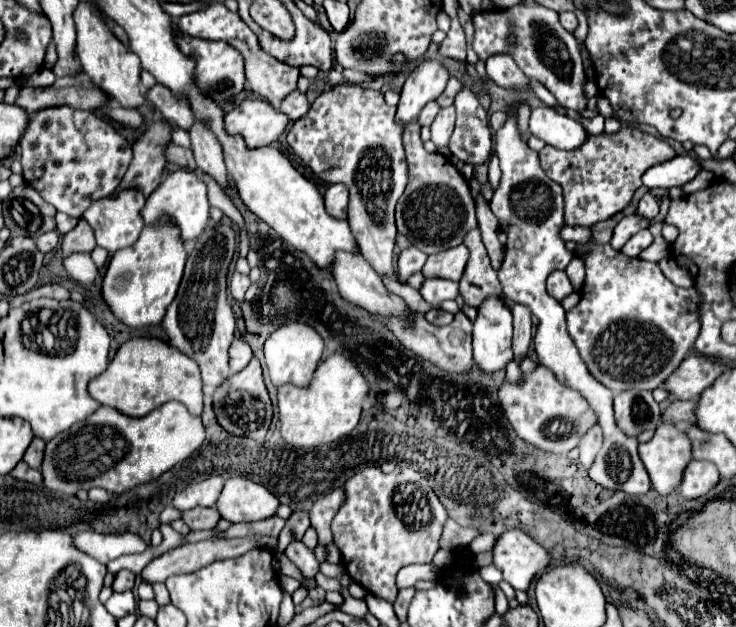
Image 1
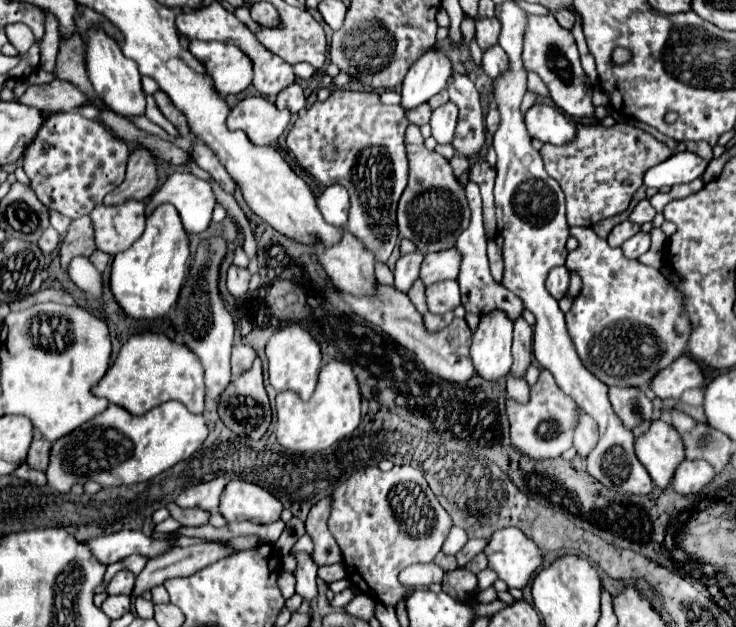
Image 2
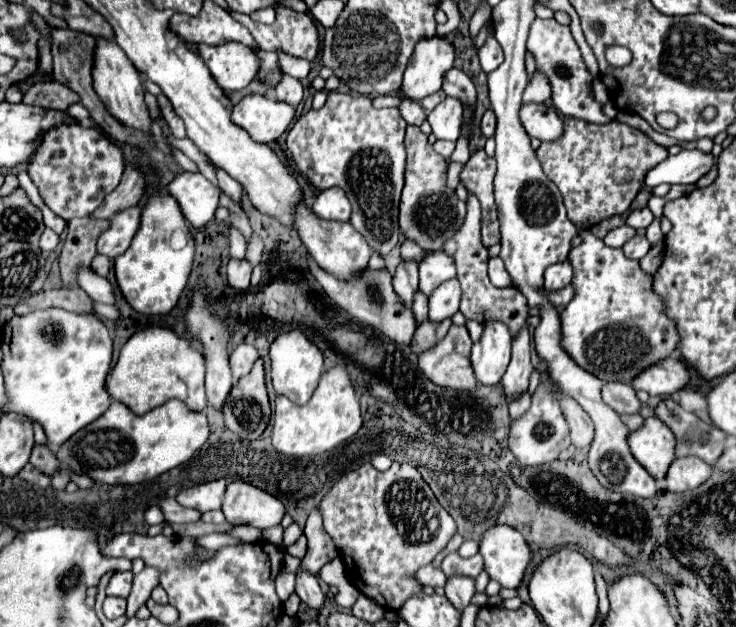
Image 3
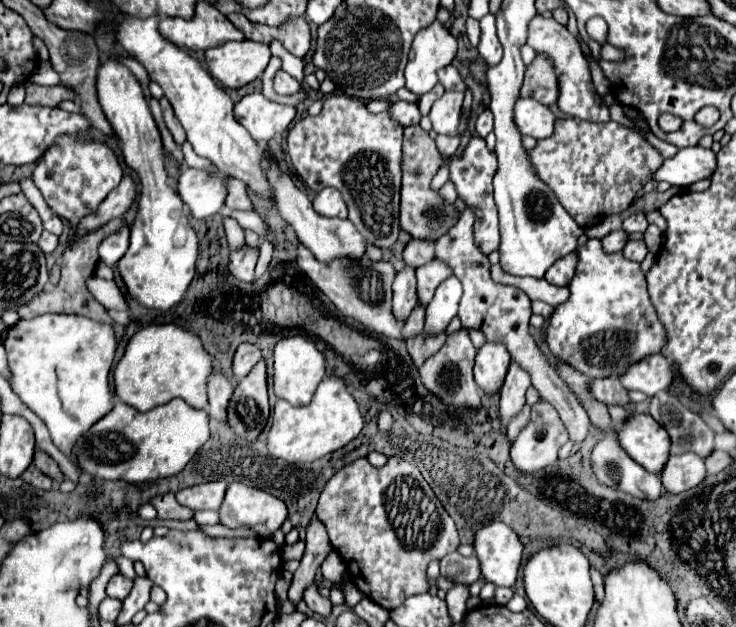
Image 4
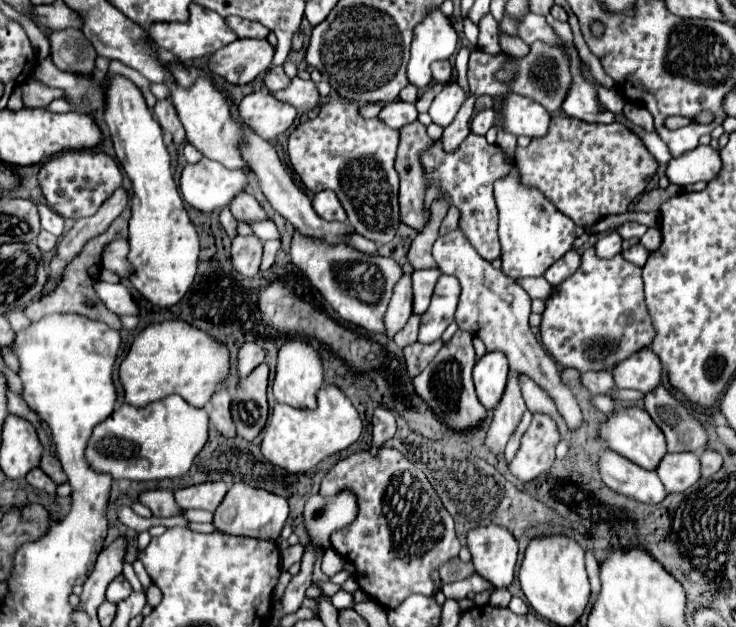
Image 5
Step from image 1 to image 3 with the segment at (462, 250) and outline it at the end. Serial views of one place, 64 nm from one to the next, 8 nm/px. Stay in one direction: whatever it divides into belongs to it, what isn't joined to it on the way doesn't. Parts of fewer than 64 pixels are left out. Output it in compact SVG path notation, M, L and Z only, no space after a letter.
M436 252L436 254L428 254L422 262L420 262L420 290L428 296L438 284L442 284L444 280L456 278L456 266L452 256L448 256L446 252Z

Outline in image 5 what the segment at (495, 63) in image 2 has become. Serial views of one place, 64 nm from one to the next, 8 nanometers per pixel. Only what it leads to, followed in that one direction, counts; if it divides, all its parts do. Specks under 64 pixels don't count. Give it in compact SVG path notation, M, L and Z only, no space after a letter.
M486 14L480 20L480 38L478 38L478 48L488 52L488 54L500 54L500 40L498 40L498 22L494 20L492 14Z

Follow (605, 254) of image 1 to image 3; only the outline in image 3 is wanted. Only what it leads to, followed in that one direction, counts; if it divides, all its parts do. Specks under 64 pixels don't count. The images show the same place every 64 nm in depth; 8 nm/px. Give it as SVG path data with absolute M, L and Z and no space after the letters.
M578 230L582 244L572 248L568 254L568 262L574 270L572 286L576 290L574 298L560 314L562 318L562 334L566 352L590 374L598 376L602 382L632 382L636 374L644 372L652 364L666 360L680 342L680 334L676 334L676 324L664 316L664 300L652 292L652 274L644 272L636 260L624 256L620 248L610 248L602 238L594 236L590 230Z

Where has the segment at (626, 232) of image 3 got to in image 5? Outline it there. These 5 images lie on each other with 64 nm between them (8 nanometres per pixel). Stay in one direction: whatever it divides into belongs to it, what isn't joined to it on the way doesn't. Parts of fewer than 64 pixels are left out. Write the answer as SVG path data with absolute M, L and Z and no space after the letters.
M616 230L604 234L596 240L596 252L602 258L612 258L612 256L620 254L620 250L622 250L622 236Z

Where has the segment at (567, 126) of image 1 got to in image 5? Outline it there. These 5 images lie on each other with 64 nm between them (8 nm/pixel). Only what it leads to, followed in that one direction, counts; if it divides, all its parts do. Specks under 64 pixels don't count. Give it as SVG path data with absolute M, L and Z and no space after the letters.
M508 94L500 104L498 104L502 118L504 118L504 128L516 136L524 134L530 138L538 138L548 134L550 126L550 114L540 108L534 100L528 100L526 96L520 94Z

